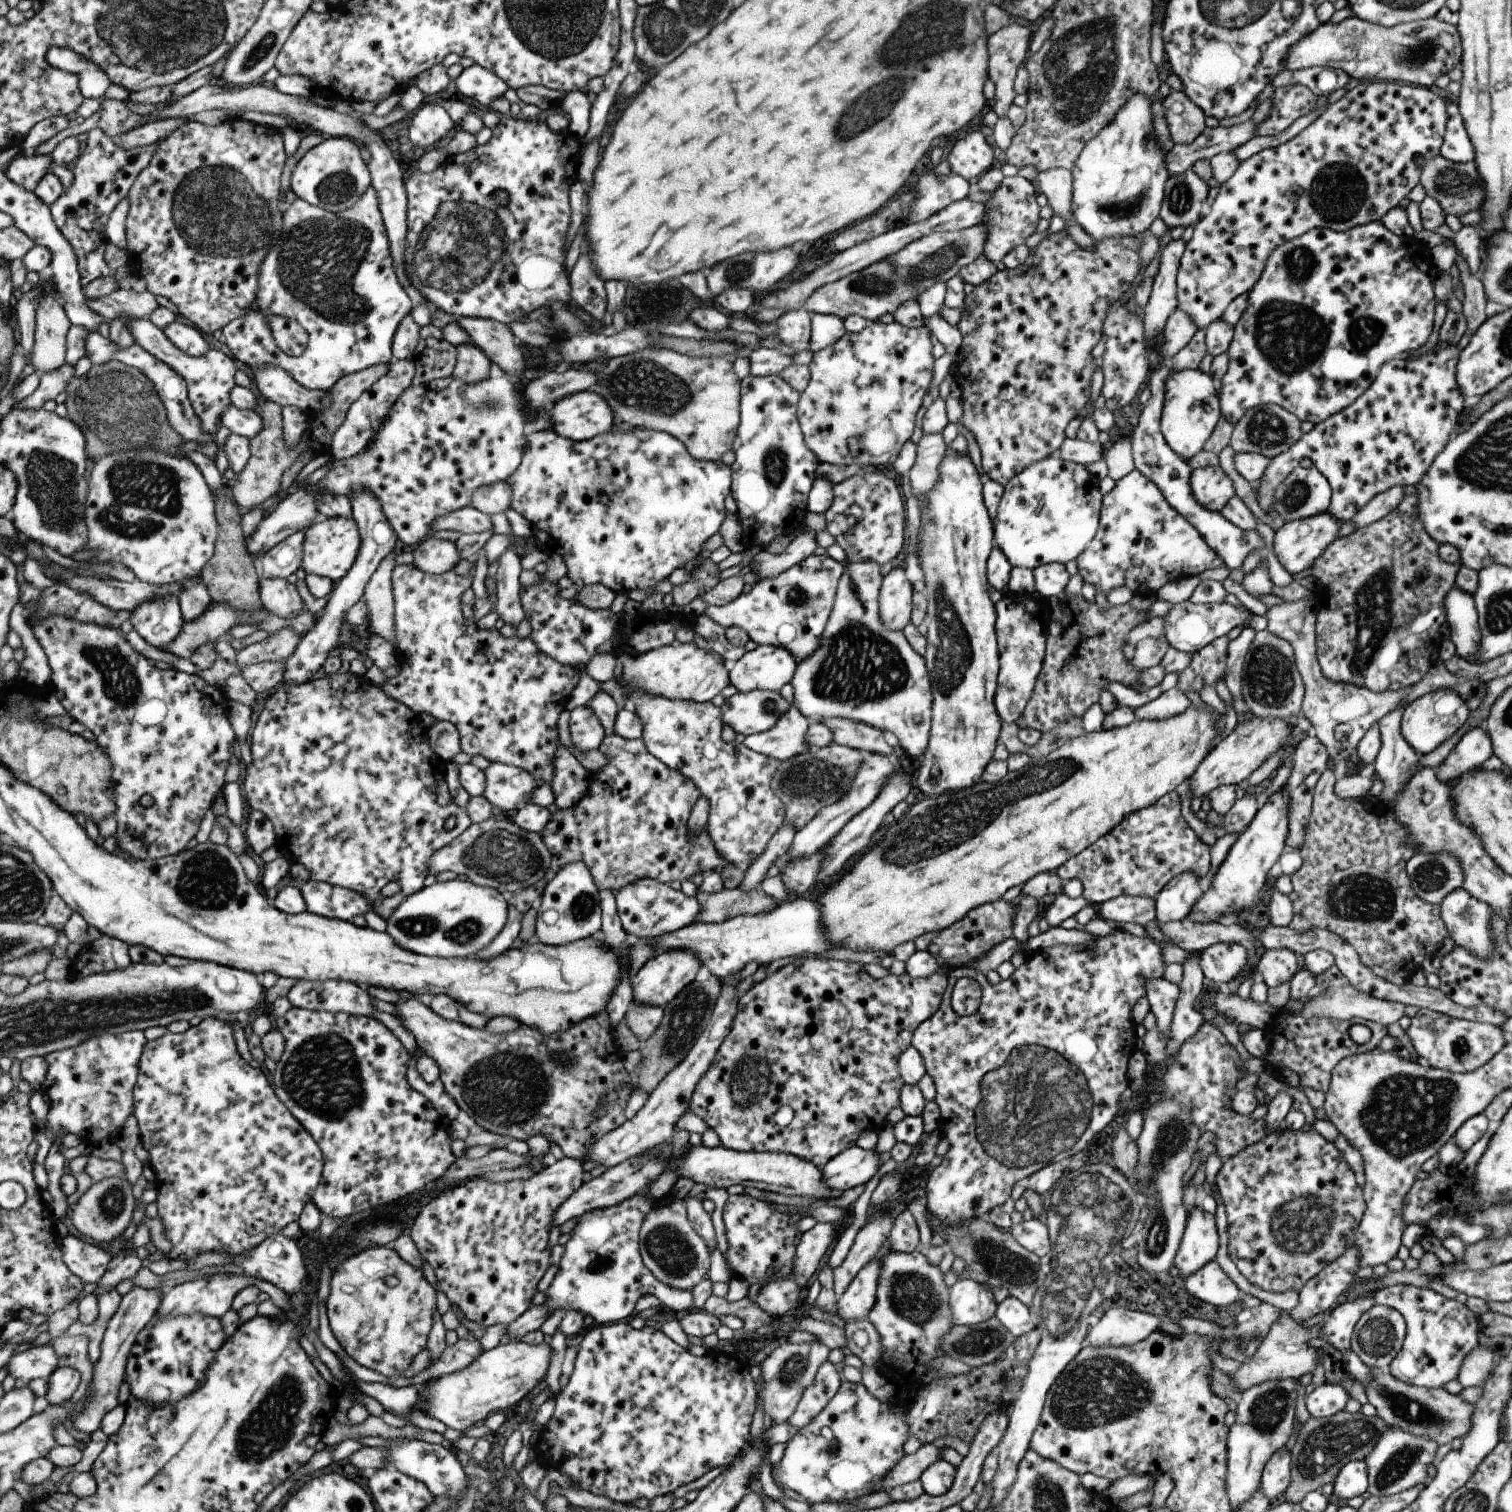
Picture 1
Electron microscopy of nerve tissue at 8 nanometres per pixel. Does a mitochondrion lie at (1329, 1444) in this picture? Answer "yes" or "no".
yes

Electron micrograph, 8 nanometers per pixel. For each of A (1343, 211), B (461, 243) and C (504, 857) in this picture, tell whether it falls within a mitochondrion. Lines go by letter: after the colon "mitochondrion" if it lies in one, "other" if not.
A: mitochondrion
B: mitochondrion
C: mitochondrion

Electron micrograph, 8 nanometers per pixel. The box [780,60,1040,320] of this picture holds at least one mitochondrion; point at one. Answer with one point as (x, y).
(932, 266)

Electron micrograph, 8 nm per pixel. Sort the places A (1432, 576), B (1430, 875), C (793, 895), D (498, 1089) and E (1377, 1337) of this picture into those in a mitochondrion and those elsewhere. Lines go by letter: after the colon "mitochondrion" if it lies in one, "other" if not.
A: other
B: mitochondrion
C: other
D: mitochondrion
E: mitochondrion

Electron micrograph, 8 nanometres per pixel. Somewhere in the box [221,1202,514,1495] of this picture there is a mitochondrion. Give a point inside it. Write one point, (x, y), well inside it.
(266, 1431)

